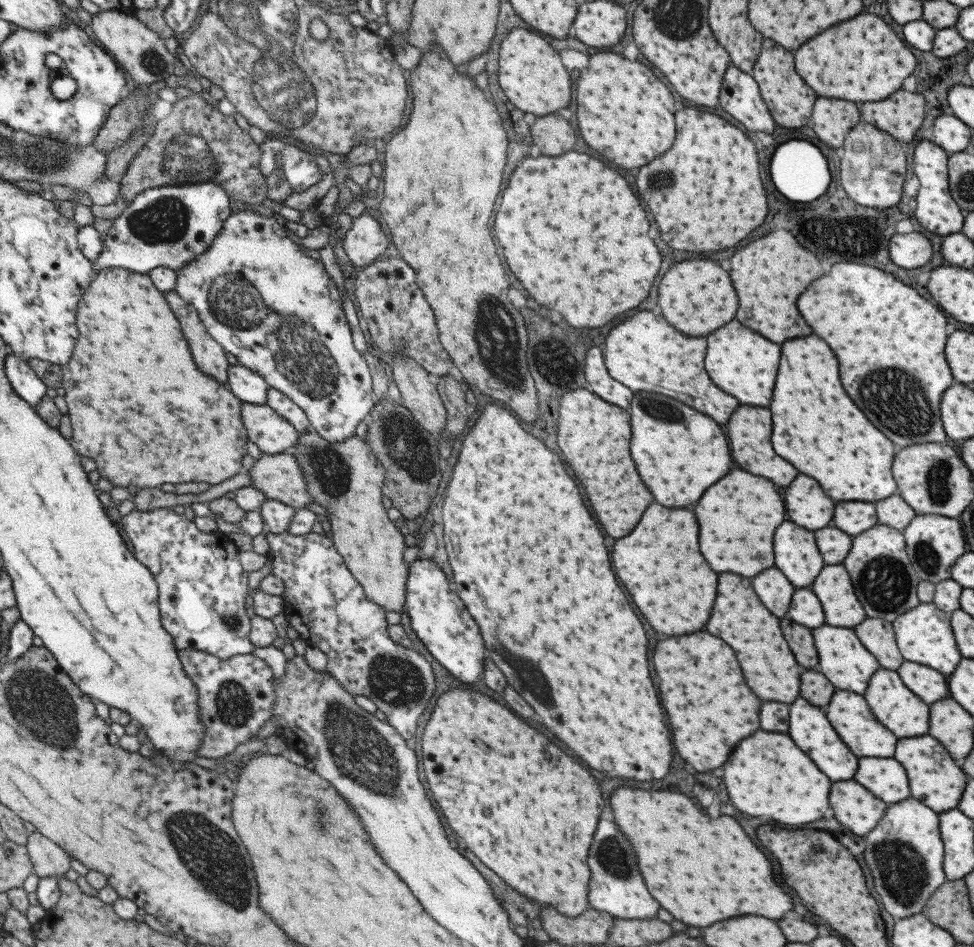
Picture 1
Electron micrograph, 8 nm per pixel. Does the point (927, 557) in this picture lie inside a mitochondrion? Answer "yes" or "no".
yes

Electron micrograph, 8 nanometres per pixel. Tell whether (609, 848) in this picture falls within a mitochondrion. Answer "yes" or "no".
yes

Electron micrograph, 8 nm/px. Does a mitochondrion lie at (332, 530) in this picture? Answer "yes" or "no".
no

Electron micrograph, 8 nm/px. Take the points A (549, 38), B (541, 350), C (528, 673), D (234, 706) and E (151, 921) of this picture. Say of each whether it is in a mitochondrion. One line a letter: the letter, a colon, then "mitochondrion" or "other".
A: other
B: mitochondrion
C: mitochondrion
D: mitochondrion
E: other

